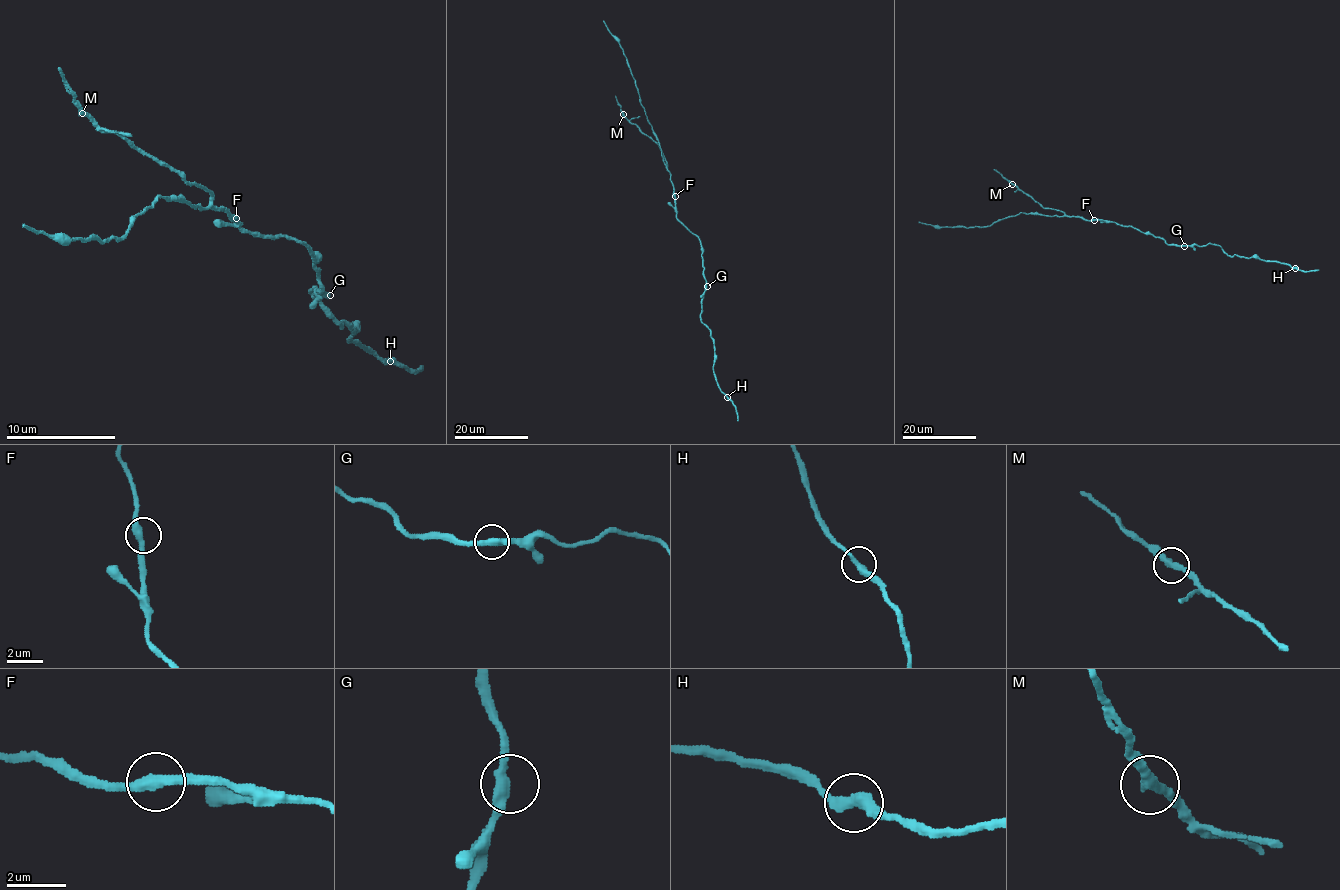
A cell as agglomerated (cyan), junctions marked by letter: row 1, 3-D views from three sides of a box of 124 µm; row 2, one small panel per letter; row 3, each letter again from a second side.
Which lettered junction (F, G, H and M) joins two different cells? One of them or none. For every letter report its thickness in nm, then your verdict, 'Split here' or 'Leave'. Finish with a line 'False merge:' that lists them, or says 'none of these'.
F: Thickness 360 nm. Leave
G: Thickness 360 nm. Leave
H: Thickness 360 nm. Leave
M: Thickness 360 nm. Leave
False merge: none of these

